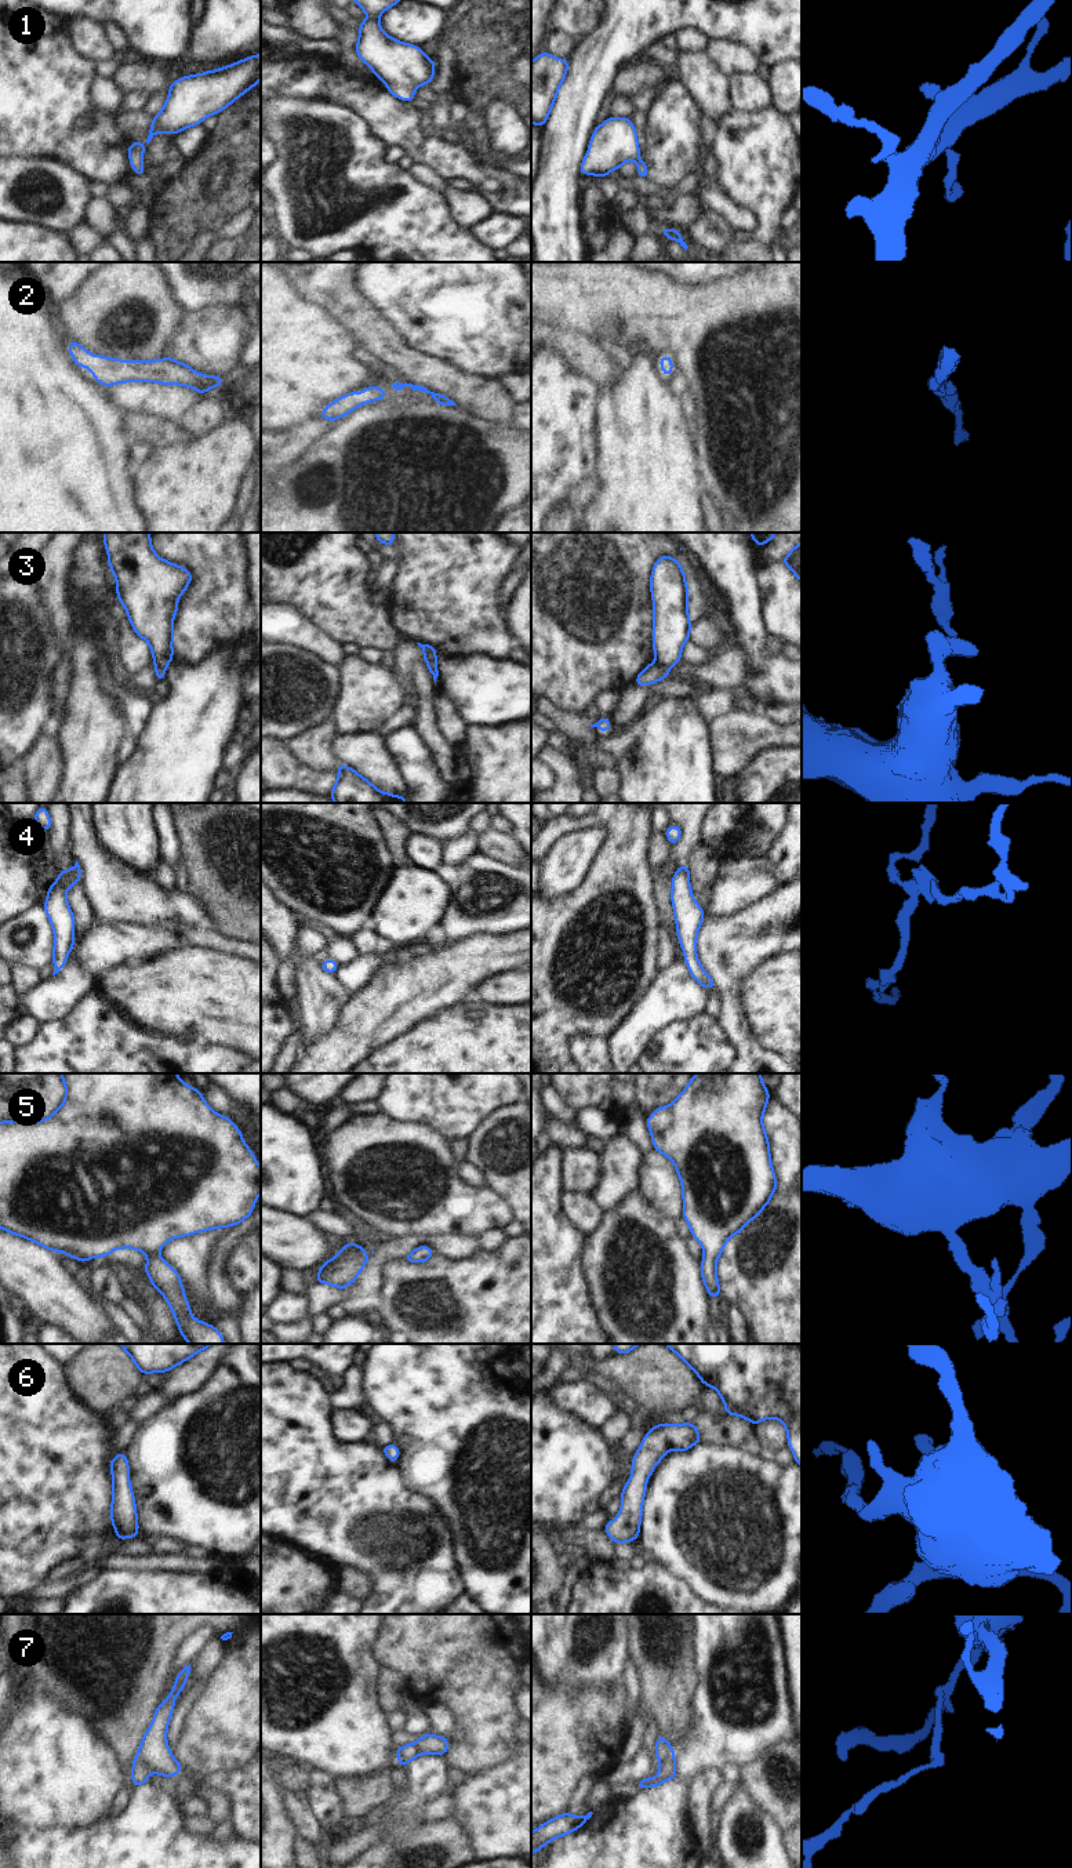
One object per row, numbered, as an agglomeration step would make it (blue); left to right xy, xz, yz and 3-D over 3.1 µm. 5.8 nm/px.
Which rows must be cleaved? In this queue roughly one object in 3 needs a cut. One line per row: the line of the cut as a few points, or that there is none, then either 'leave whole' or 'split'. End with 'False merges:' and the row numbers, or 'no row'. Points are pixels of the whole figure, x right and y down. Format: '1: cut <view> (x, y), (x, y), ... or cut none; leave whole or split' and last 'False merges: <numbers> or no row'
1: cut none; leave whole
2: cut none; leave whole
3: cut yz (654, 662), (667, 671); split
4: cut none; leave whole
5: cut none; leave whole
6: cut none; leave whole
7: cut xy (138, 1754), (151, 1772); split
False merges: 3, 7

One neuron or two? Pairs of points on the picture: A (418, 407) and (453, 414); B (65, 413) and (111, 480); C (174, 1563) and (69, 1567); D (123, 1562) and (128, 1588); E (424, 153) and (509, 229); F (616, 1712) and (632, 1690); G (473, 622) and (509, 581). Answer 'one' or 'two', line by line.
A: one
B: one
C: one
D: two
E: two
F: two
G: two

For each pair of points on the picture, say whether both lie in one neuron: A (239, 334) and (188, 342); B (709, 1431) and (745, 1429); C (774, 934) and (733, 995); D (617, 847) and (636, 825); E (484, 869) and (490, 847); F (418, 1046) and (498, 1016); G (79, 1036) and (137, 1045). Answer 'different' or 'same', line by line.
A: same
B: same
C: same
D: same
E: different
F: same
G: same

